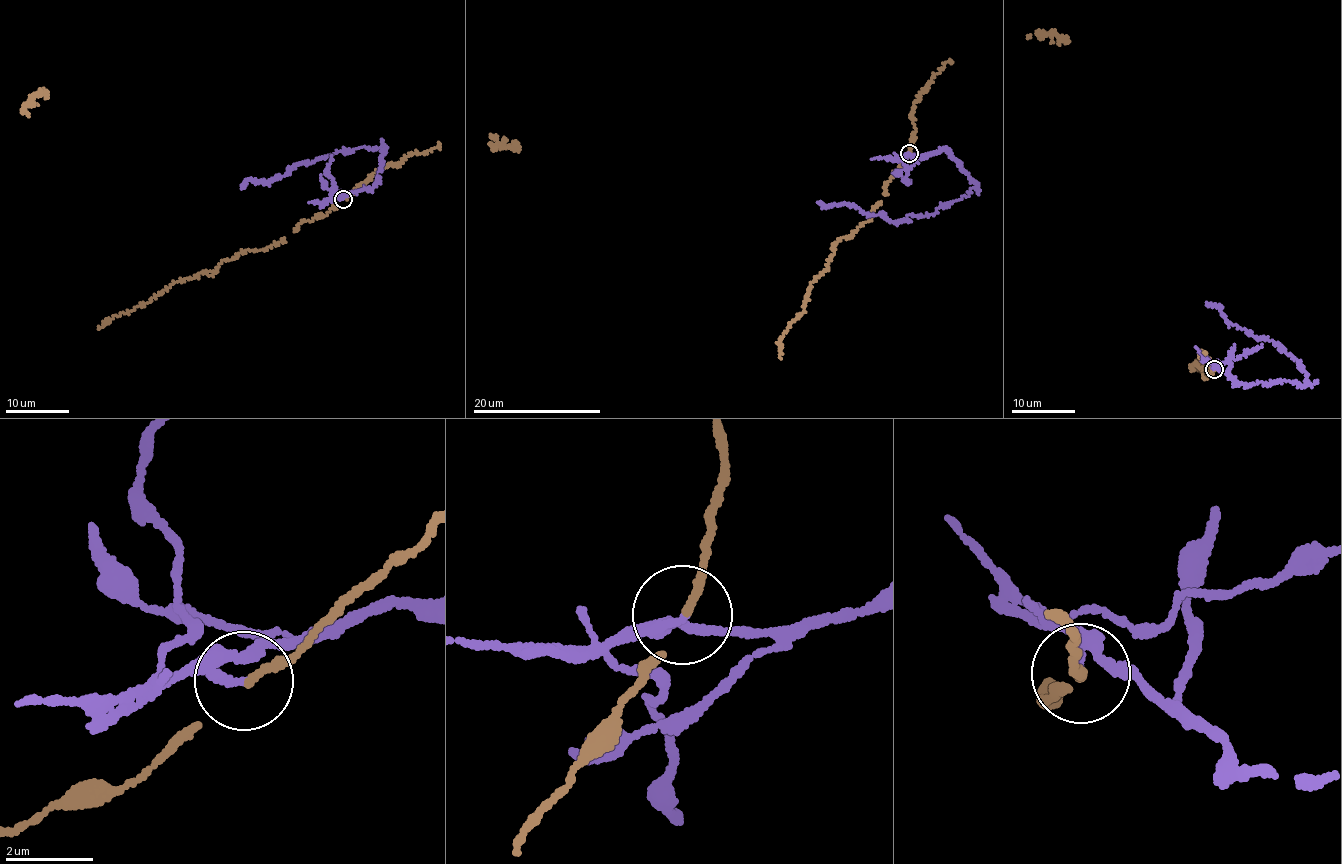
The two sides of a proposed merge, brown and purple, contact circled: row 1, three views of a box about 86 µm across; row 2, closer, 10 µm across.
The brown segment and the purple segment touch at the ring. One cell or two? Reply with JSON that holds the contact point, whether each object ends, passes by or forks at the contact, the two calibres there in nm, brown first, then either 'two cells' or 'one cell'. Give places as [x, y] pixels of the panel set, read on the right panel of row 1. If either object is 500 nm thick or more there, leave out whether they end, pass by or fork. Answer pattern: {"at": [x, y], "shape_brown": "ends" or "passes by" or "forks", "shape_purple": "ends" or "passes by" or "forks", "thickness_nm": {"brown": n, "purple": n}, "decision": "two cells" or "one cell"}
{"at": [1214, 369], "shape_brown": "passes by", "shape_purple": "forks", "thickness_nm": {"brown": 110, "purple": 120}, "decision": "two cells"}

